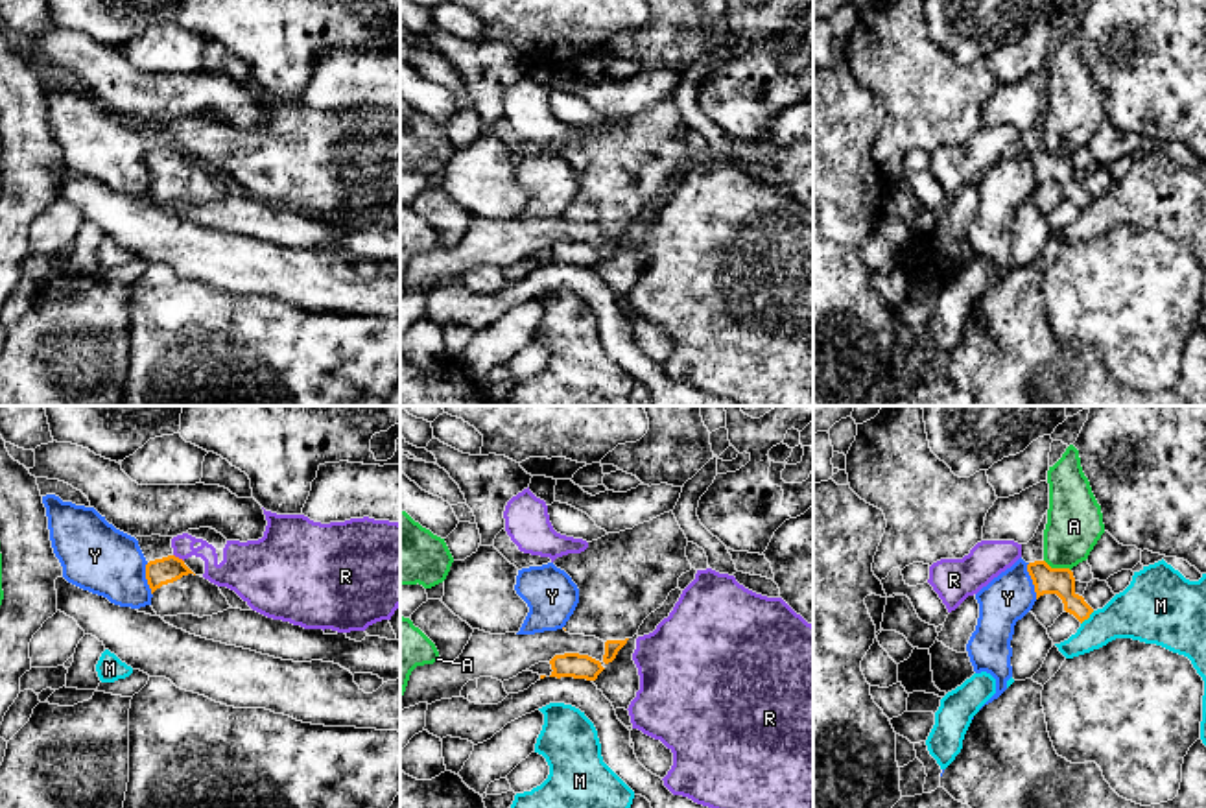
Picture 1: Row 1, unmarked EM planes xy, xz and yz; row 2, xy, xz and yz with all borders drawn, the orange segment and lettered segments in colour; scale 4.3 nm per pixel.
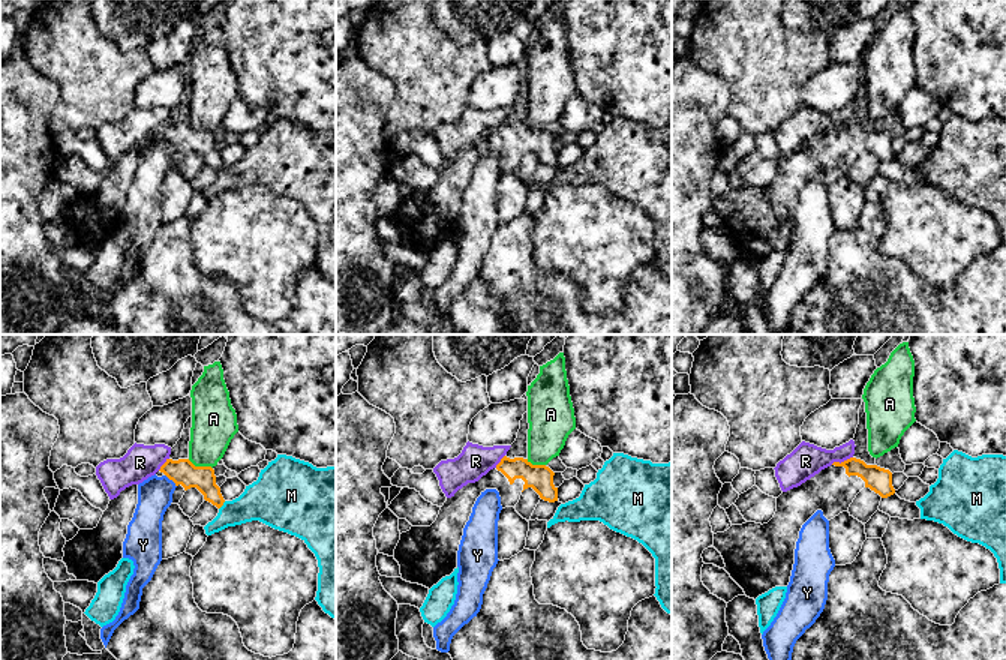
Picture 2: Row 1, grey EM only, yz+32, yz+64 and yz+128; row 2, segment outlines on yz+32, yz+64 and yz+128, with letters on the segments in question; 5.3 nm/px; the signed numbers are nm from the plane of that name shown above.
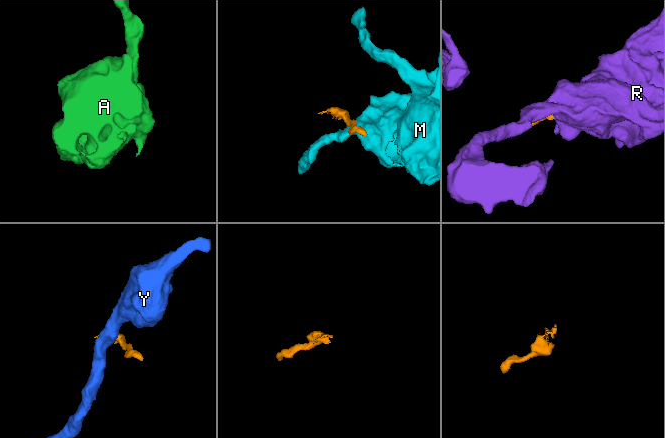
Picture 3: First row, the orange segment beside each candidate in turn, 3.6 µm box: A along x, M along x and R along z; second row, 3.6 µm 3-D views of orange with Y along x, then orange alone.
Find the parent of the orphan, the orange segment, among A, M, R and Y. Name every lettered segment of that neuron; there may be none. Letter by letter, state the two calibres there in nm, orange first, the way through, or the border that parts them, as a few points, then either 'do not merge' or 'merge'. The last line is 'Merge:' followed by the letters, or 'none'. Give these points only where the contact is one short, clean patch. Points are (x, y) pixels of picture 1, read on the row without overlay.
A: calibres 120 and 240 nm; border yz (1044, 146), (1052, 154), (1066, 154), (1070, 157); do not merge
M: calibres 120 and 240 nm; border yz (1094, 198), (1081, 211); do not merge
R: calibres 120 and 140 nm; do not merge
Y: calibres 120 and 220 nm; border yz (1028, 150), (1028, 161), (1037, 185); do not merge
Merge: none

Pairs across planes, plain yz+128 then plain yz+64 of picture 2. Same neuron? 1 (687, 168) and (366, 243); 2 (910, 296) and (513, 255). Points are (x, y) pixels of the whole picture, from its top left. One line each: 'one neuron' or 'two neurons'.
1: one neuron
2: one neuron

